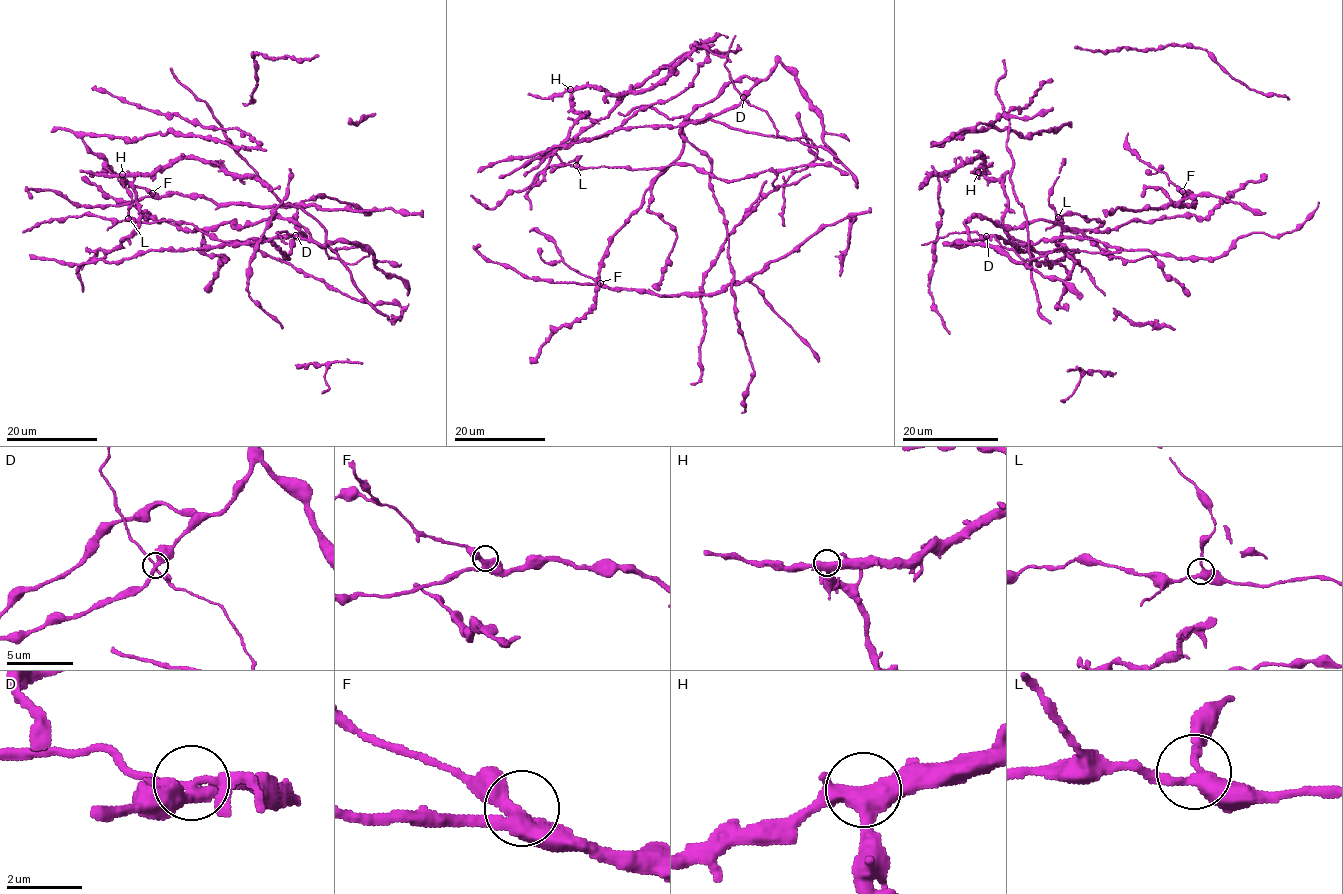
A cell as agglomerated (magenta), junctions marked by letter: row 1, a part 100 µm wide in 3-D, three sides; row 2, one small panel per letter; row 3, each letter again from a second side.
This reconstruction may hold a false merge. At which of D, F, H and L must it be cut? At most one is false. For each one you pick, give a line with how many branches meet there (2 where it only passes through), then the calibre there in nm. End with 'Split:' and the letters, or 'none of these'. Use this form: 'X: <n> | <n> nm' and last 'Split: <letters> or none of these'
D: 4 | 300 nm
Split: D

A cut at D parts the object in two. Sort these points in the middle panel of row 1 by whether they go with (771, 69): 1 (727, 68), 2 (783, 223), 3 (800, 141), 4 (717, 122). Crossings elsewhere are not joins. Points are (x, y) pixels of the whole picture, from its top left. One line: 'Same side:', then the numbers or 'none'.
Same side: none

